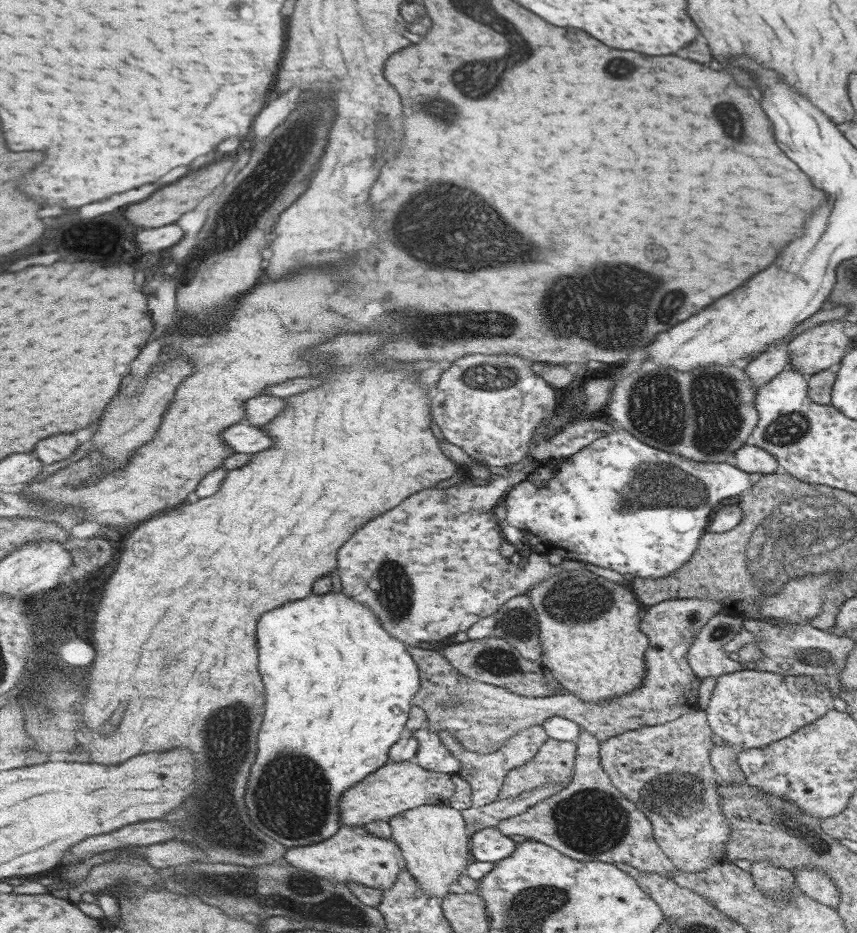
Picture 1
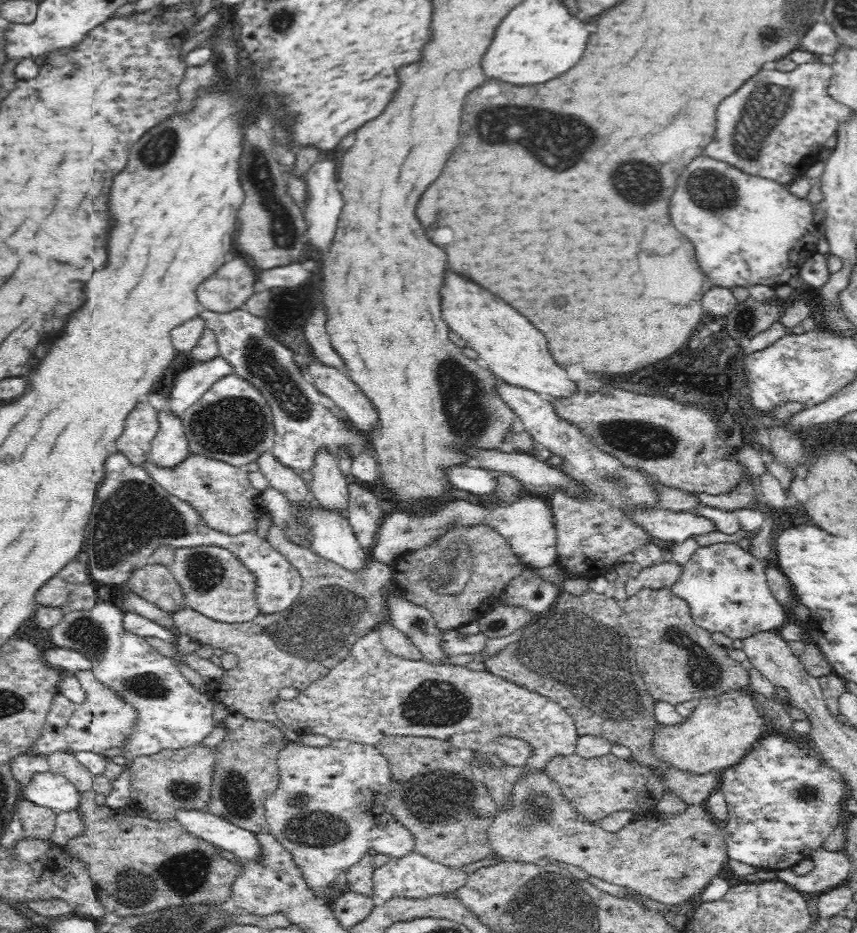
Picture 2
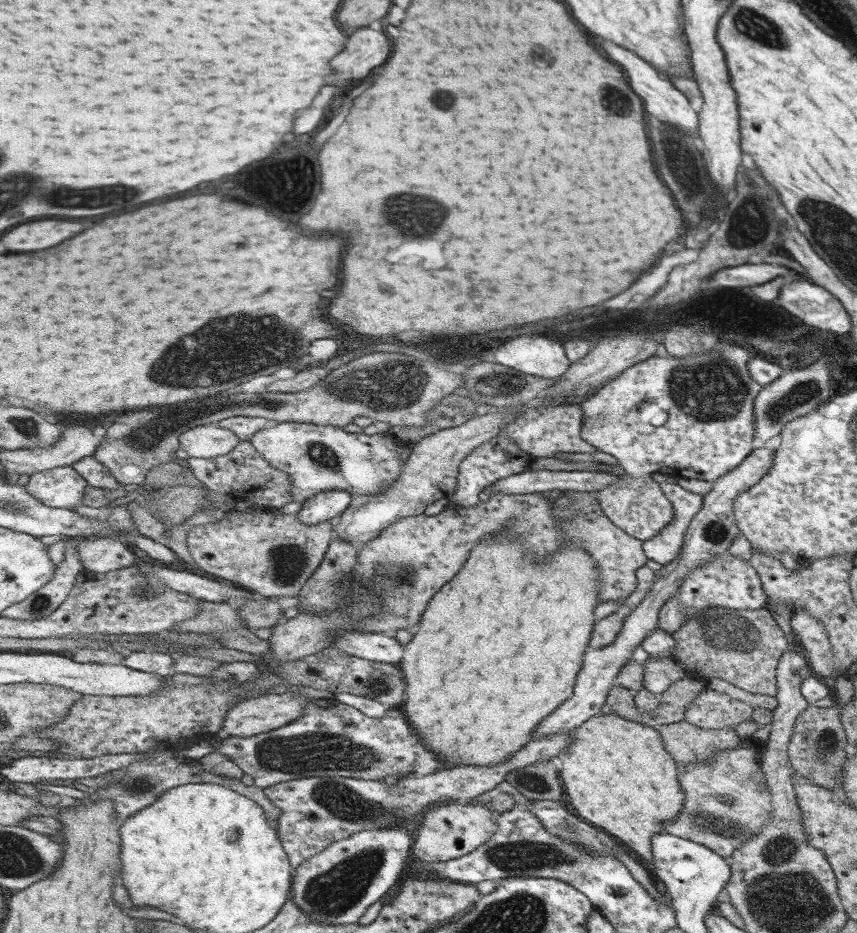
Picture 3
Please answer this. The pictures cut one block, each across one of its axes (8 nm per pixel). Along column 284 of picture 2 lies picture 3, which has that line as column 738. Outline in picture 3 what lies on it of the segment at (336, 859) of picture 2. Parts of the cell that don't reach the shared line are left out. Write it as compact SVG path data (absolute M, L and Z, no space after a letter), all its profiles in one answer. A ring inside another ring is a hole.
M756 742L755 745L742 746L741 748L725 749L718 753L713 762L701 762L691 765L689 768L681 767L681 789L686 794L686 804L674 821L667 822L664 832L679 838L691 839L696 843L702 843L716 851L723 858L729 858L735 849L747 842L754 834L759 833L767 819L771 819L771 786L764 779L762 763L759 761L759 753L763 745Z

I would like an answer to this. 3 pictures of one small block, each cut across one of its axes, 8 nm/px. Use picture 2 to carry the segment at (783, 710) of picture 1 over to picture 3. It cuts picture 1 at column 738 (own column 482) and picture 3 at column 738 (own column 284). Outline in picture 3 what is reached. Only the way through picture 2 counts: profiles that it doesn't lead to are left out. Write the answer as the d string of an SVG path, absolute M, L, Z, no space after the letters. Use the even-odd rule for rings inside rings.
M715 690L699 692L684 708L683 721L708 730L731 729L751 718L755 708Z

